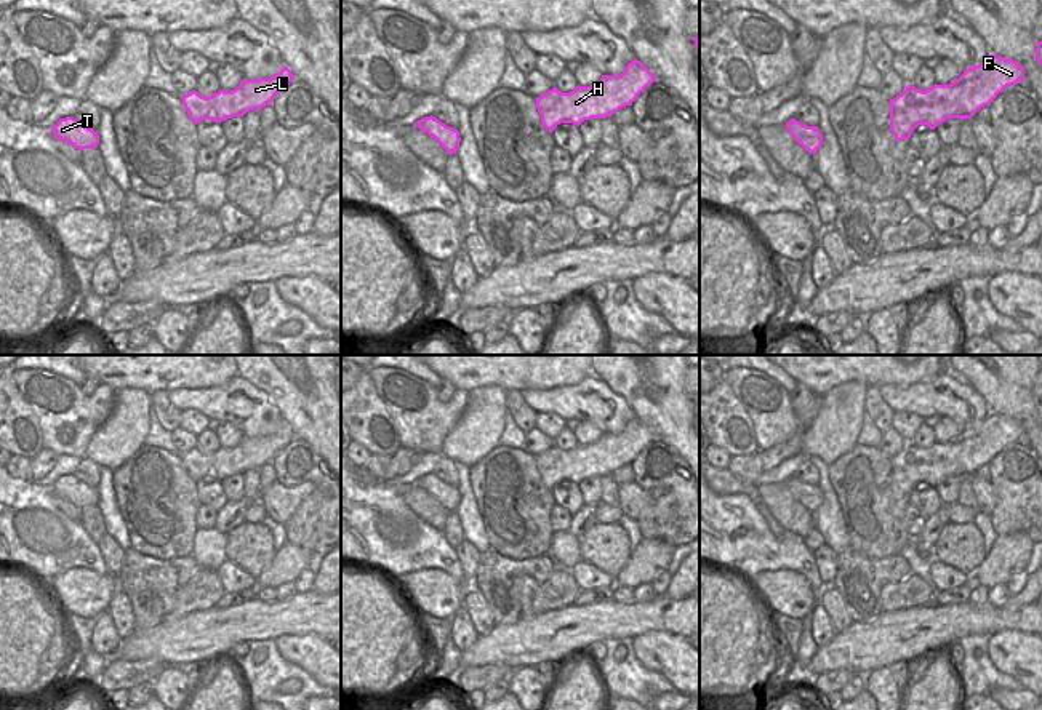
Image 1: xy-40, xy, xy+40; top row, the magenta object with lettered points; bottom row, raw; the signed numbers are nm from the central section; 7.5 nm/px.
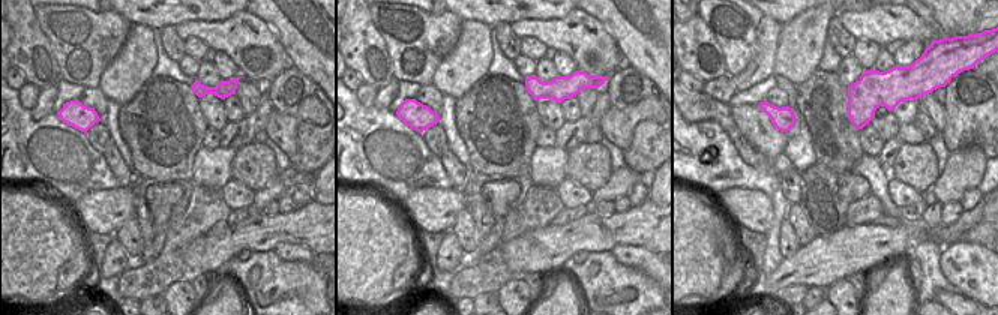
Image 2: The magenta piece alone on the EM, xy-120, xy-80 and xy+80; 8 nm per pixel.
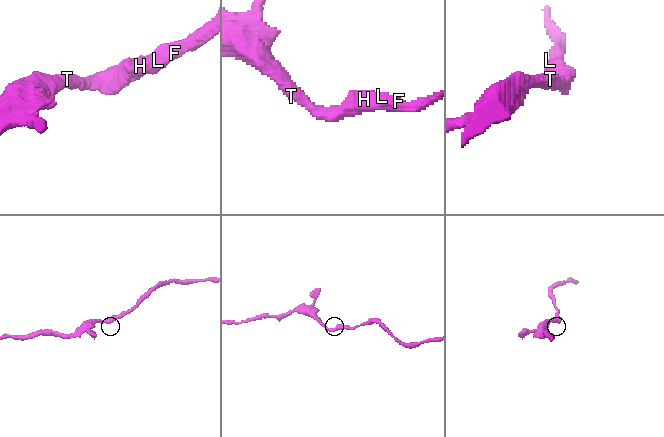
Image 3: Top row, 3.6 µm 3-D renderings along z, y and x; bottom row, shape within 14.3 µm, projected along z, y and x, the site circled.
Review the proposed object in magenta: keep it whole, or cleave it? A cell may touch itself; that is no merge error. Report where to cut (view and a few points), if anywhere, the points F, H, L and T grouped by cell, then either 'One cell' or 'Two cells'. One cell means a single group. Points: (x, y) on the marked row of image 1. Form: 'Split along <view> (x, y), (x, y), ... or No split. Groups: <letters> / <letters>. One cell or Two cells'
No split. Groups: F H L T. One cell

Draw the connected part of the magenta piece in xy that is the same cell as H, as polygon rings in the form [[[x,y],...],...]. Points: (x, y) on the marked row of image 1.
[[[637,59],[621,75],[602,75],[591,86],[562,93],[555,86],[536,98],[543,126],[552,133],[560,123],[579,126],[584,120],[607,118],[639,98],[656,77]]]

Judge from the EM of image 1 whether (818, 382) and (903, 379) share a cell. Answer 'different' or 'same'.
same

